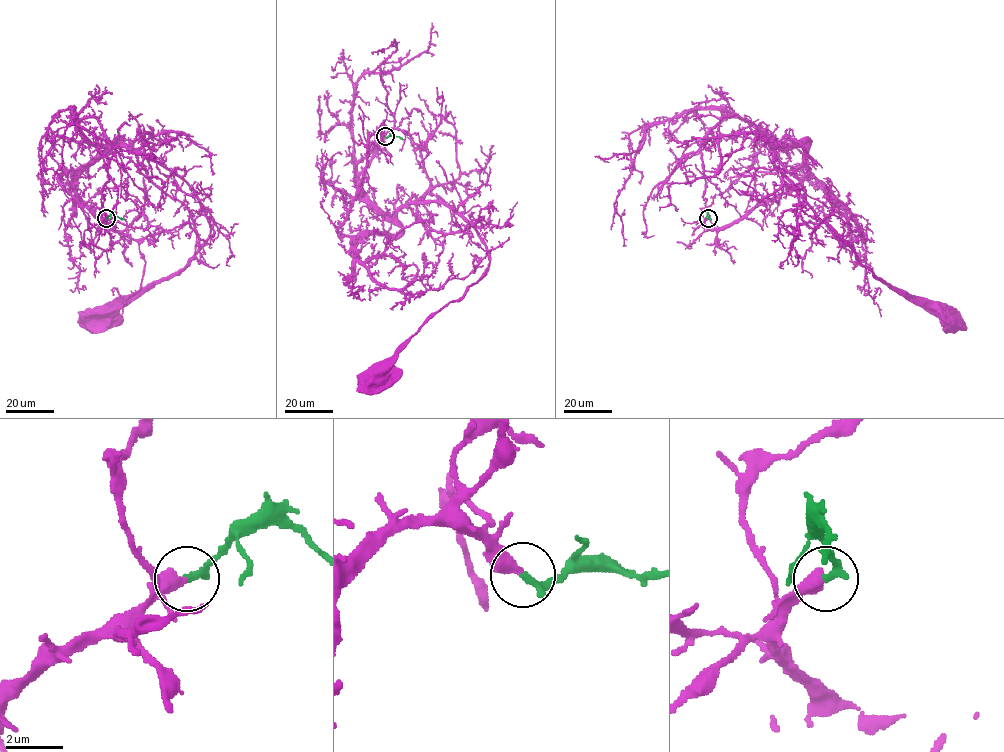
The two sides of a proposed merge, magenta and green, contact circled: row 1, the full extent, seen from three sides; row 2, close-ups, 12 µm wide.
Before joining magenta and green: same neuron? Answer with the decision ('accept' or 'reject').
accept

